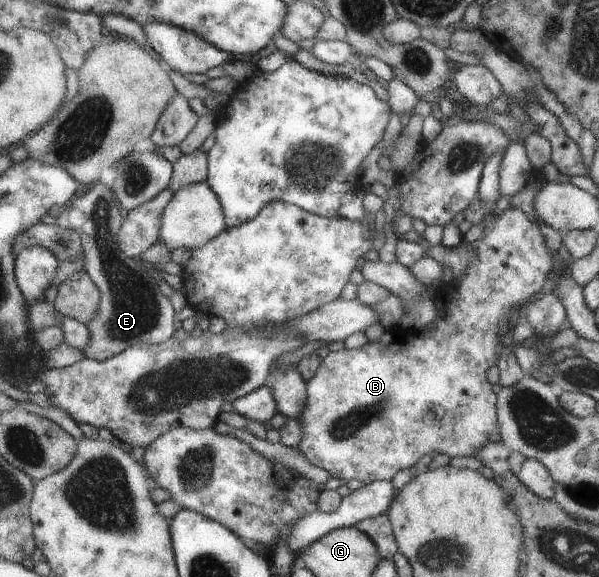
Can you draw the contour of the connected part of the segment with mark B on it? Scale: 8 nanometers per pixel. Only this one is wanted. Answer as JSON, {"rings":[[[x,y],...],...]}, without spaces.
{"rings":[[[508,206],[500,212],[493,212],[494,208],[487,209],[481,221],[483,222],[483,232],[480,239],[469,243],[471,248],[471,260],[468,267],[454,277],[445,285],[435,287],[432,293],[433,304],[436,315],[426,327],[421,330],[400,330],[397,326],[390,326],[384,330],[377,341],[368,340],[359,348],[343,348],[337,351],[328,352],[321,358],[319,366],[314,375],[306,382],[306,401],[303,413],[298,417],[301,437],[297,447],[298,451],[304,455],[304,459],[310,463],[324,469],[331,477],[338,479],[357,479],[362,483],[369,484],[374,480],[391,481],[392,476],[400,469],[410,468],[420,457],[442,453],[448,457],[474,456],[484,444],[500,442],[500,434],[495,414],[496,394],[492,392],[492,385],[486,380],[486,371],[491,365],[496,365],[497,347],[504,344],[506,339],[498,332],[497,323],[500,320],[512,322],[516,315],[515,306],[526,303],[528,299],[538,296],[538,290],[553,267],[553,255],[545,246],[545,237],[541,235],[539,227],[529,220],[525,213],[514,206]]]}

